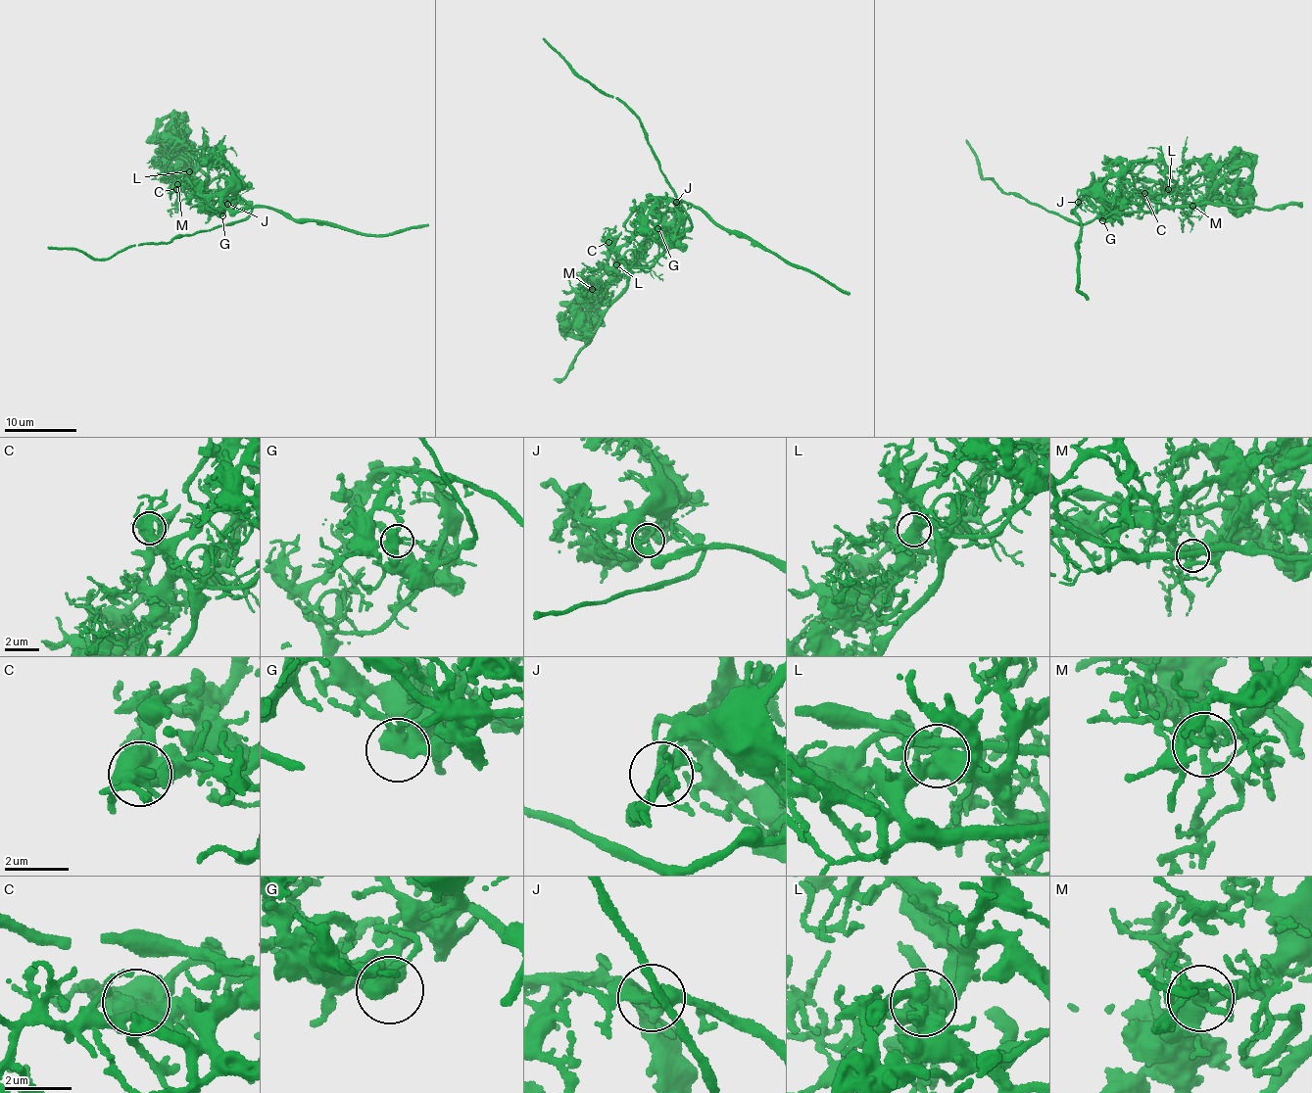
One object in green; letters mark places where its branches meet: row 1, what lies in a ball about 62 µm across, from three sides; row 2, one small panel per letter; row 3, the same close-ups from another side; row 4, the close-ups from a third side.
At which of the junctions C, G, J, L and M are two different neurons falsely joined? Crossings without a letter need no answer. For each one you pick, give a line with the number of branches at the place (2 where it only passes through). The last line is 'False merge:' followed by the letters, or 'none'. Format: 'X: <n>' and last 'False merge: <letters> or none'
C: 5
L: 4
False merge: C, L

